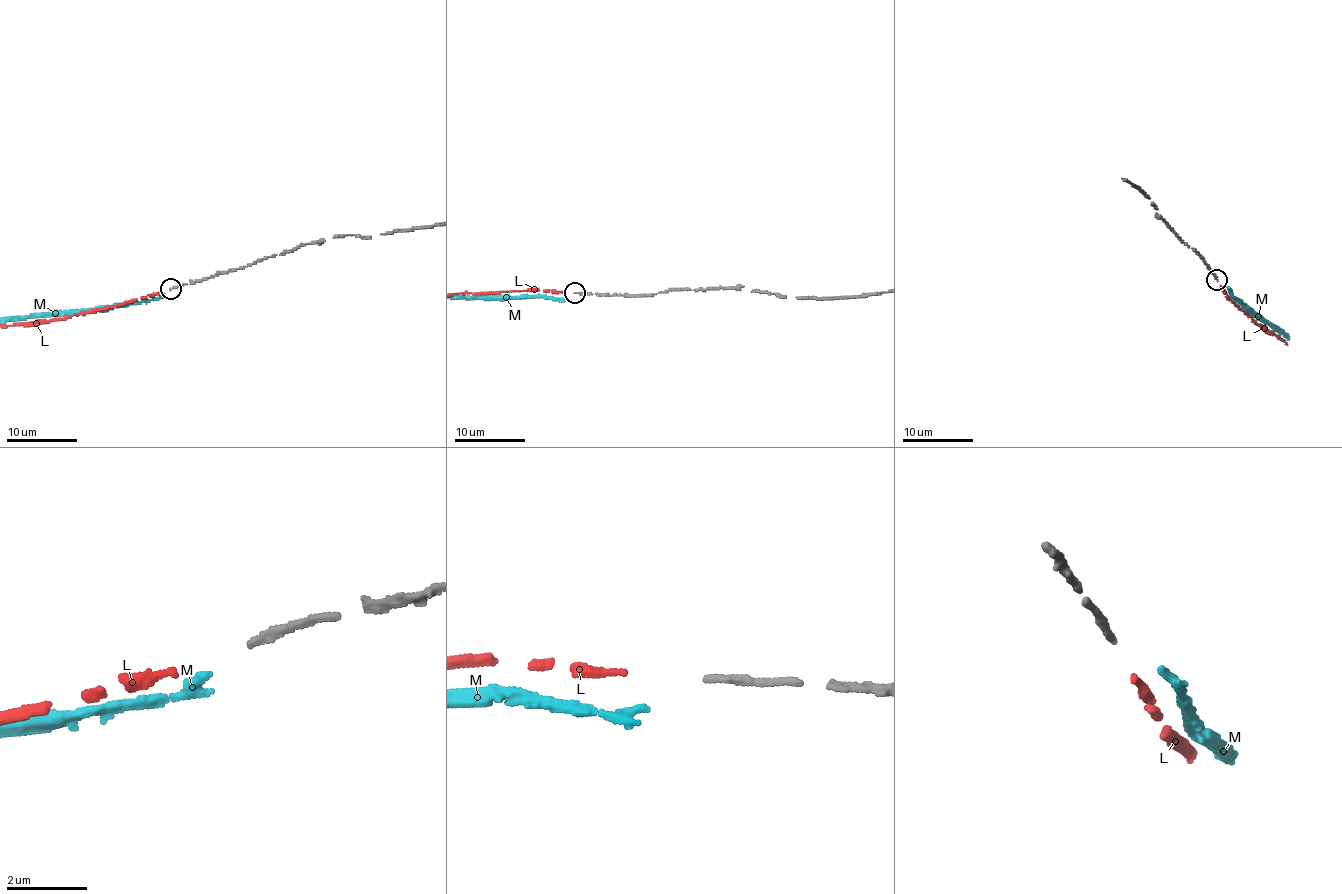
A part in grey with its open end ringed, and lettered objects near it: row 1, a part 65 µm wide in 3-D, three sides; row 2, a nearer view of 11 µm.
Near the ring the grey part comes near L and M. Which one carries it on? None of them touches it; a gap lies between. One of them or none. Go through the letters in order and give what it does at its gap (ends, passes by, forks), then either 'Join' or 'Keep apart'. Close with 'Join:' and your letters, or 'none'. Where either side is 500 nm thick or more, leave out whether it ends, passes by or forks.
L: It ends there. Join
M: It ends there. Keep apart
Join: L

